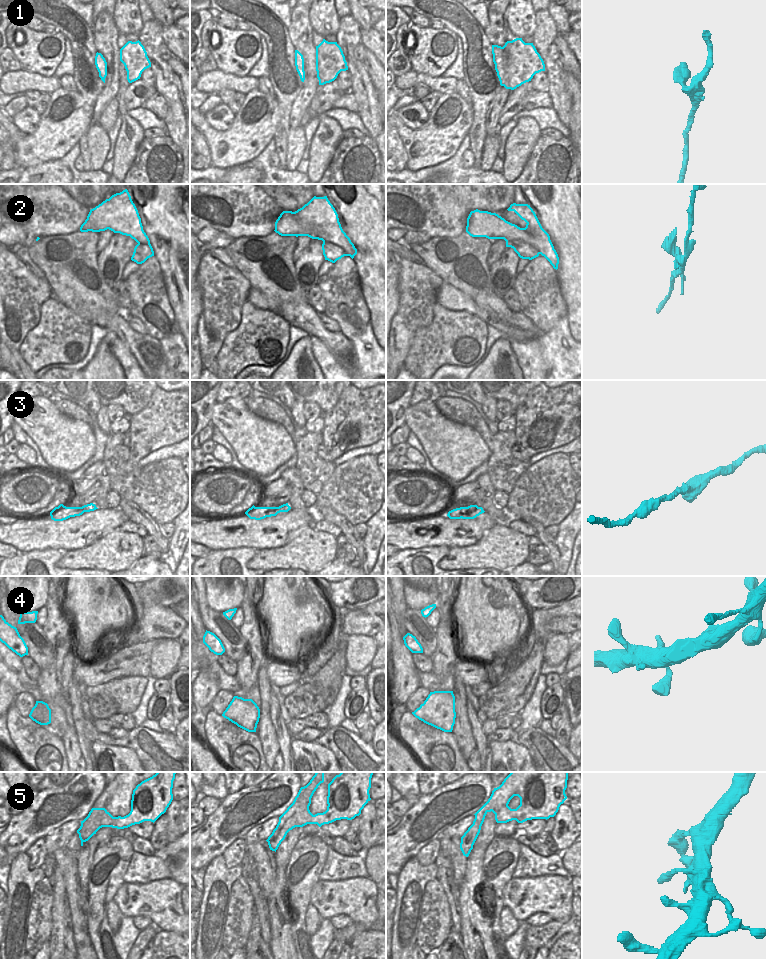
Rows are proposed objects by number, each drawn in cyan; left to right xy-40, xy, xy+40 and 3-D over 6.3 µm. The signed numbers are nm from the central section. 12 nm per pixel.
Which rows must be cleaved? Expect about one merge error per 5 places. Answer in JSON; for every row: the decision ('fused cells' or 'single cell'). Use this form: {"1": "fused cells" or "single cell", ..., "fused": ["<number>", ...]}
{"1": "single cell", "2": "fused cells", "3": "single cell", "4": "single cell", "5": "single cell", "fused": ["2"]}

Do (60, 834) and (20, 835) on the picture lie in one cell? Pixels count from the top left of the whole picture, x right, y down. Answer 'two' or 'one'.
two

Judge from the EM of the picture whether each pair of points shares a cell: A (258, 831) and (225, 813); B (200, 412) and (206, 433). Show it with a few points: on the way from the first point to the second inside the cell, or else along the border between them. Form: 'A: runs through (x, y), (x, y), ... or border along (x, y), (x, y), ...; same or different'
A: border along (273, 817), (253, 826), (243, 837); different
B: border along (210, 423), (200, 431); different

